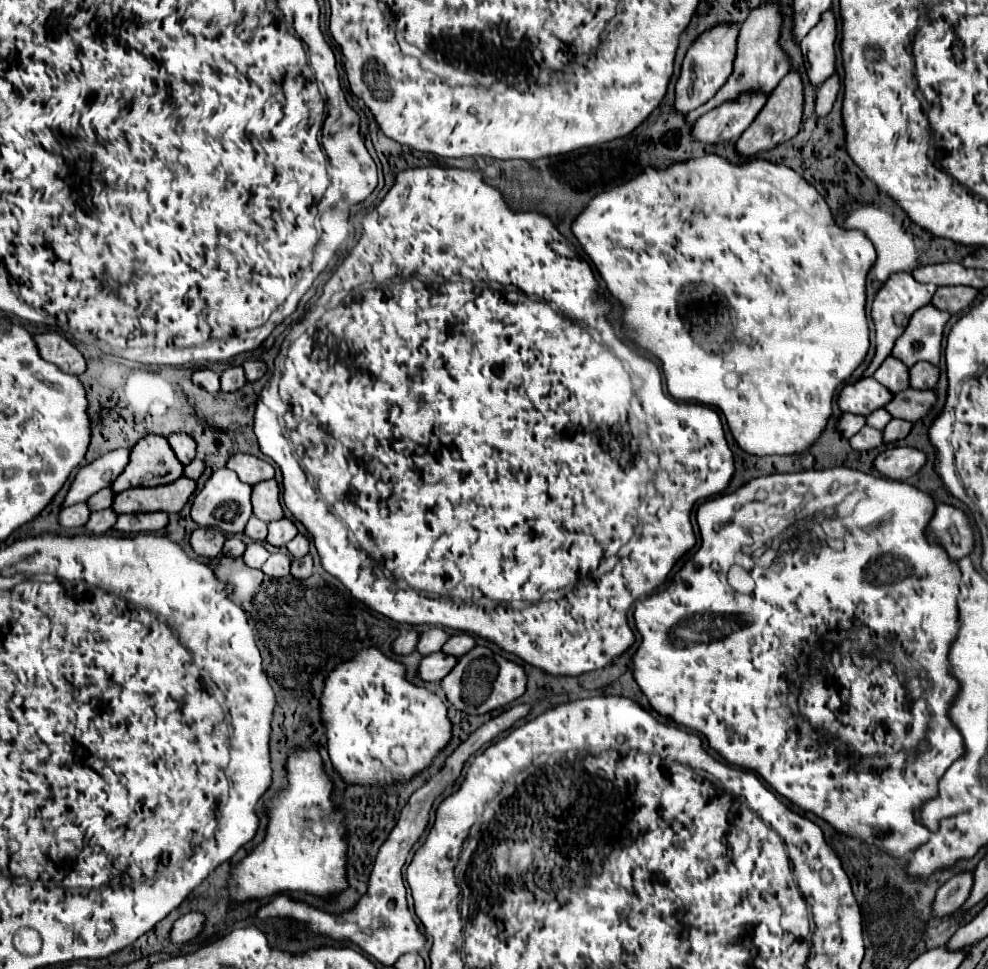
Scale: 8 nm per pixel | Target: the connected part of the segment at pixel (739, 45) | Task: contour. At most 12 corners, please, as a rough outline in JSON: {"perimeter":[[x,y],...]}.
{"perimeter":[[754,9],[736,39],[734,71],[700,115],[744,93],[770,95],[790,71],[780,9]]}

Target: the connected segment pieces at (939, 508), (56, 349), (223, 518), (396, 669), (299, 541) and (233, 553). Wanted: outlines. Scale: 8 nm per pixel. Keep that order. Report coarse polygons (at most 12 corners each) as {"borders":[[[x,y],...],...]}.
{"borders":[[[938,503],[926,539],[940,543],[950,559],[972,551],[968,517]],[[36,333],[44,361],[70,375],[80,375],[86,361],[58,333]],[[216,469],[196,493],[200,527],[238,535],[252,517],[252,487]],[[378,649],[322,693],[328,753],[348,783],[430,767],[450,741],[440,697]],[[304,535],[286,545],[294,559],[308,553],[310,541]],[[228,537],[222,555],[240,557],[246,543],[238,537]]]}

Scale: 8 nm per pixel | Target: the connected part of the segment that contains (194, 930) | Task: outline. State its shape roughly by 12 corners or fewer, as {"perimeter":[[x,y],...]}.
{"perimeter":[[182,915],[170,931],[170,941],[182,945],[202,931],[204,915]]}

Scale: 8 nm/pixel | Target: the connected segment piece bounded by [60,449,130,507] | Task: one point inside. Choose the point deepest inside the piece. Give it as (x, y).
(91, 478)

